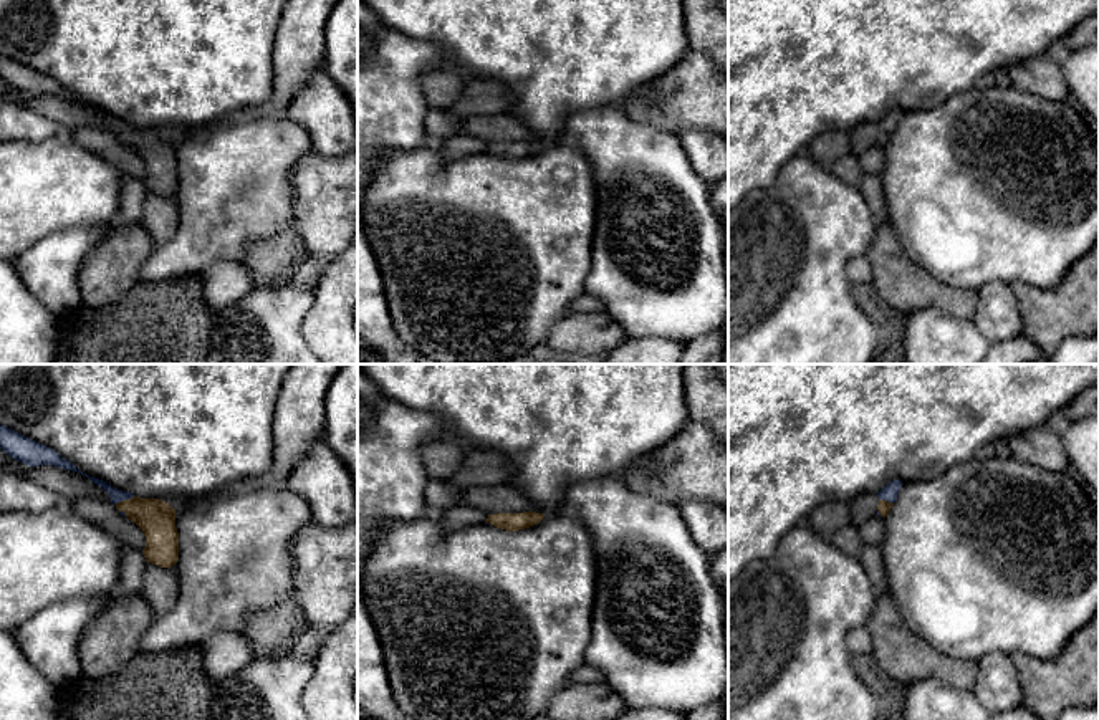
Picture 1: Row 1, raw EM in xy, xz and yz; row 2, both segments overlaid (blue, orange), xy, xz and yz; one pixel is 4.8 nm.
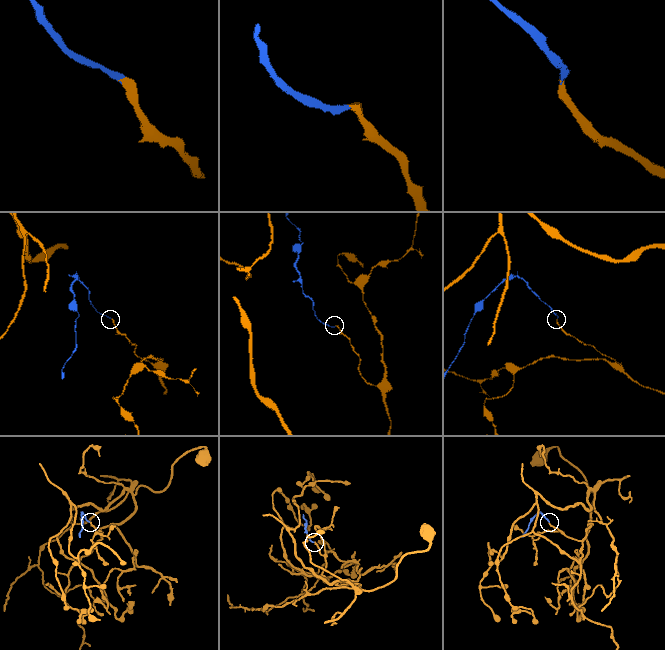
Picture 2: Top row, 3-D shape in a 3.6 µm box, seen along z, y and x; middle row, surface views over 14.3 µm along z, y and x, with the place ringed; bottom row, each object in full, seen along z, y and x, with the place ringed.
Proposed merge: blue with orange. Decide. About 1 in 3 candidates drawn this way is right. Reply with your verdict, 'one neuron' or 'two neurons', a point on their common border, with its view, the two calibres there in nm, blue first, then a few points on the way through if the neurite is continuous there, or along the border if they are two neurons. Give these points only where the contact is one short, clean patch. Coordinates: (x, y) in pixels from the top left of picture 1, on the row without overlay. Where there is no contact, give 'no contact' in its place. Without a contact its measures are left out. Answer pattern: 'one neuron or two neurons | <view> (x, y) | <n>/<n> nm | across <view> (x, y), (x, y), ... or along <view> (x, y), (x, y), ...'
one neuron | xy (124, 128) | 70/180 nm | across xy (116, 124), (124, 128), (134, 138), (156, 148)

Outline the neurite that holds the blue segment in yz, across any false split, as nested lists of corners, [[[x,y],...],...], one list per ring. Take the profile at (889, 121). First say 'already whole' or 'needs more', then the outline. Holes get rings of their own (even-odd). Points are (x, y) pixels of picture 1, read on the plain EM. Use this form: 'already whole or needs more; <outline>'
needs more; [[[900,109],[889,111],[881,121],[877,121],[879,134],[877,134],[877,144],[885,147],[890,141],[894,131],[897,129],[897,122],[902,116]]]

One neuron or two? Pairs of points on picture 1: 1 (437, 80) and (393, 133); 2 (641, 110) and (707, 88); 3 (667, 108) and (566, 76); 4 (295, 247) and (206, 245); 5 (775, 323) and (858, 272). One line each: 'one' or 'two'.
1: two
2: one
3: two
4: two
5: two

